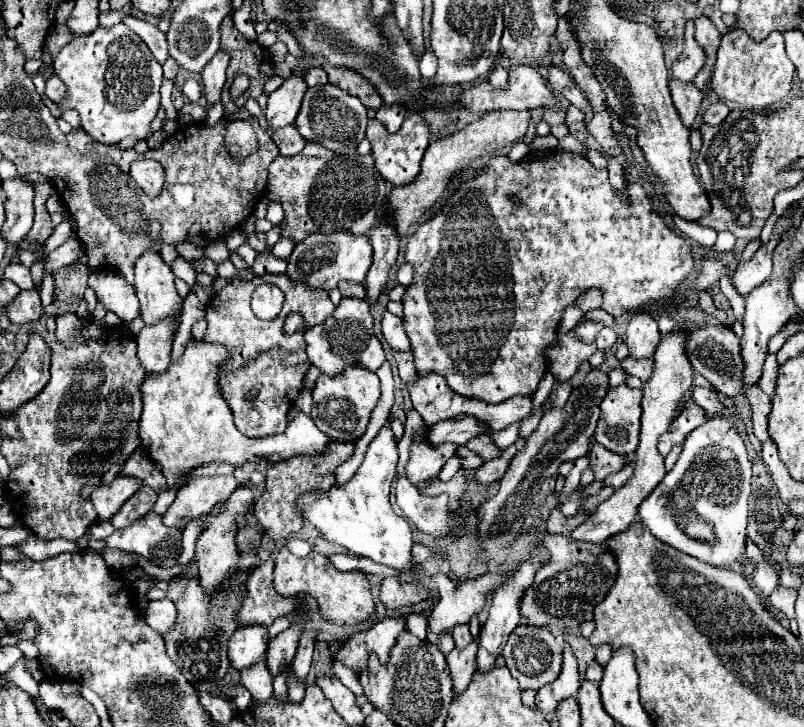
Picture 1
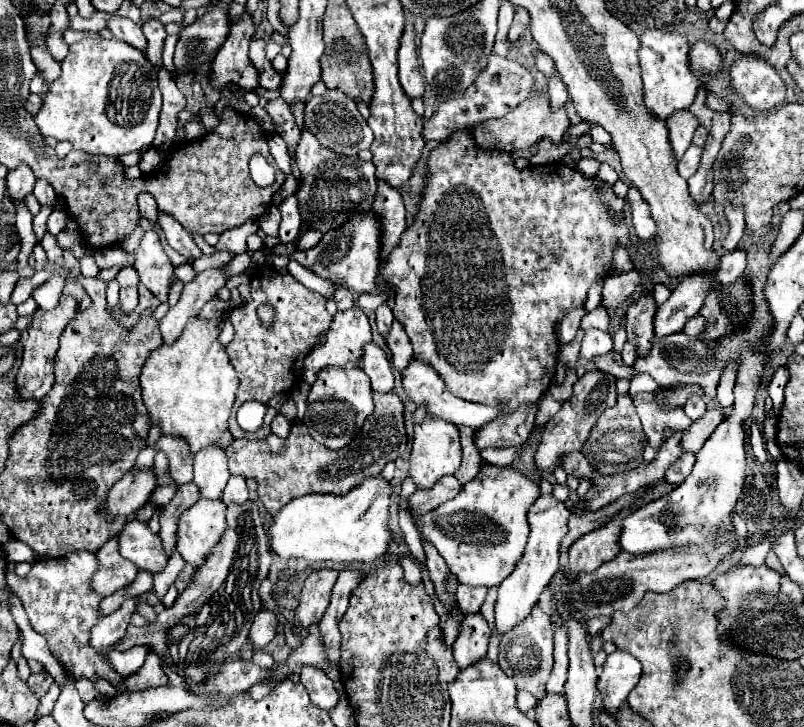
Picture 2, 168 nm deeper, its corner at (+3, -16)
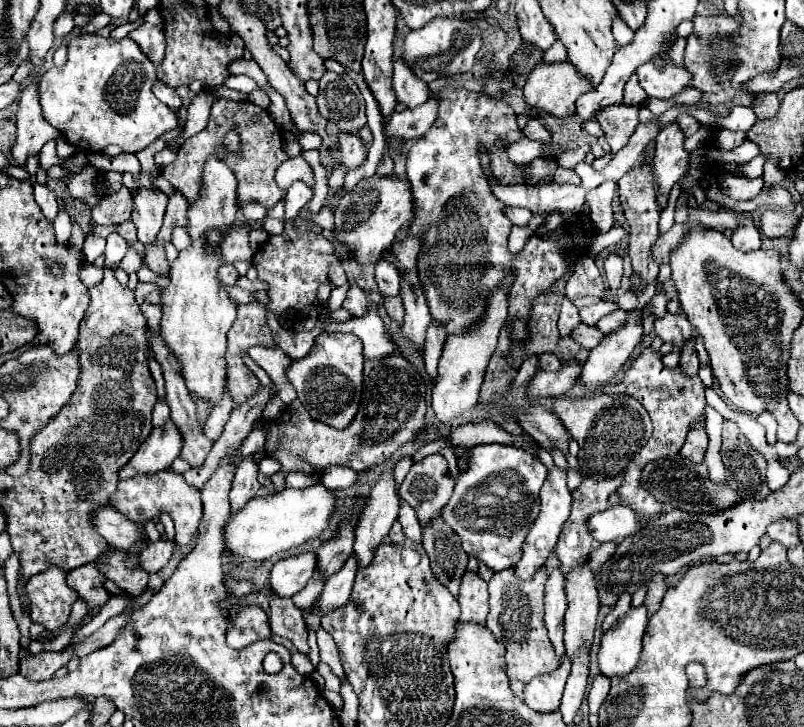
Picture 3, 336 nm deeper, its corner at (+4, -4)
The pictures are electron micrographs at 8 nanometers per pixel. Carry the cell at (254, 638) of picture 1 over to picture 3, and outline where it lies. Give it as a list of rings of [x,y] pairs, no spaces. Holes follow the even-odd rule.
[[[306,552],[284,558],[270,572],[270,592],[280,598],[290,598],[300,592],[316,570],[316,554]]]

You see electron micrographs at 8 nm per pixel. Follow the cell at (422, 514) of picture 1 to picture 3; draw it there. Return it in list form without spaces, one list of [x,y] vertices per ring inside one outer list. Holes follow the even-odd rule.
[[[480,444],[468,452],[468,468],[458,476],[450,502],[442,508],[442,520],[460,536],[468,556],[500,572],[522,556],[522,540],[534,516],[538,516],[538,492],[546,478],[542,462],[524,450],[504,444]]]

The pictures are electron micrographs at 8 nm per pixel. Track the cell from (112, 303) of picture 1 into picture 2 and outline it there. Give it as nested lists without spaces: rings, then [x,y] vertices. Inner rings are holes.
[[[133,286],[121,288],[121,300],[119,300],[119,304],[123,304],[121,308],[123,308],[125,314],[131,314],[131,312],[137,308],[137,302],[139,302],[139,298],[137,298],[137,288],[133,288]]]

